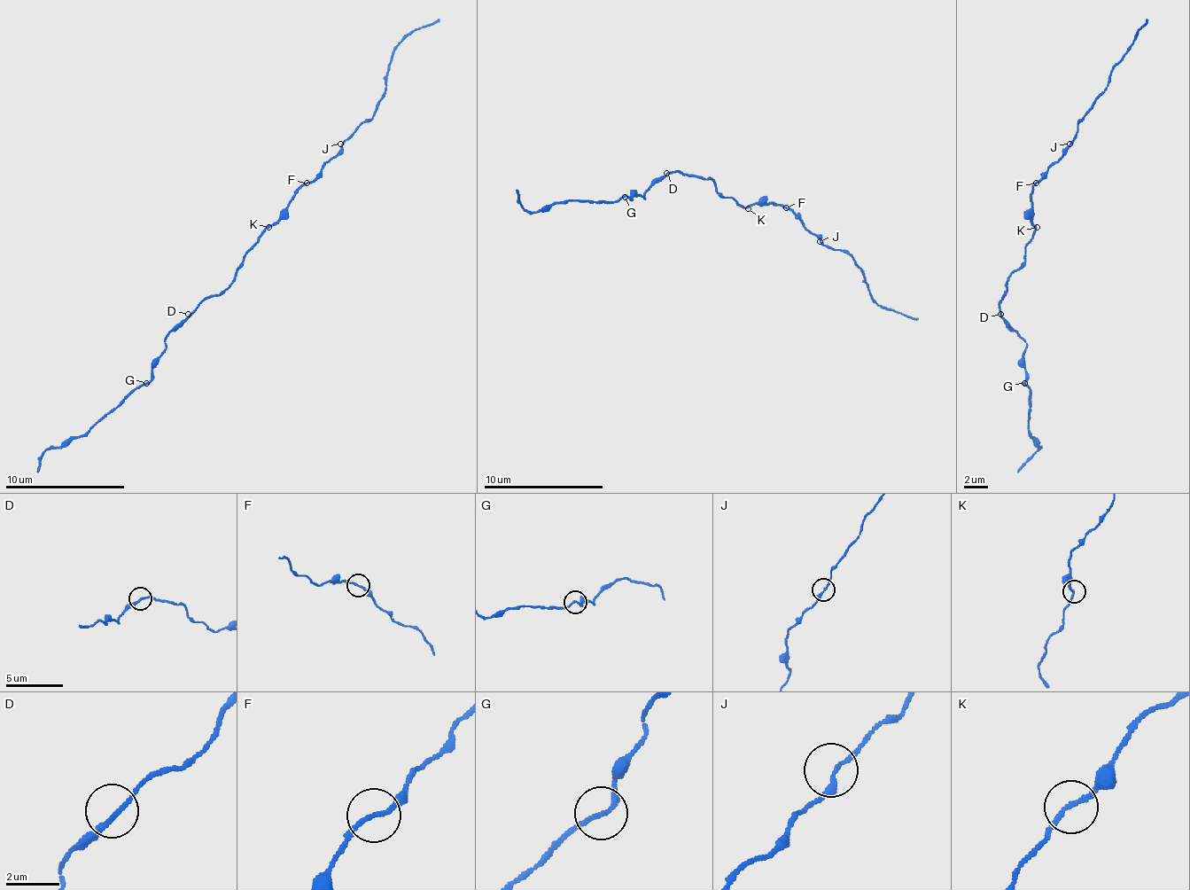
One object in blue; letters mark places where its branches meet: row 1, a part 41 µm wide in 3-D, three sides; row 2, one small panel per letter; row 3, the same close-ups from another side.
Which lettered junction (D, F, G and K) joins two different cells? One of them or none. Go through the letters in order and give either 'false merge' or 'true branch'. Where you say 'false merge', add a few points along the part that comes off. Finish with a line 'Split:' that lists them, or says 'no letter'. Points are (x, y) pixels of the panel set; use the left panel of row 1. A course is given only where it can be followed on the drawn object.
D: true branch
F: true branch
G: true branch
K: true branch
Split: no letter

